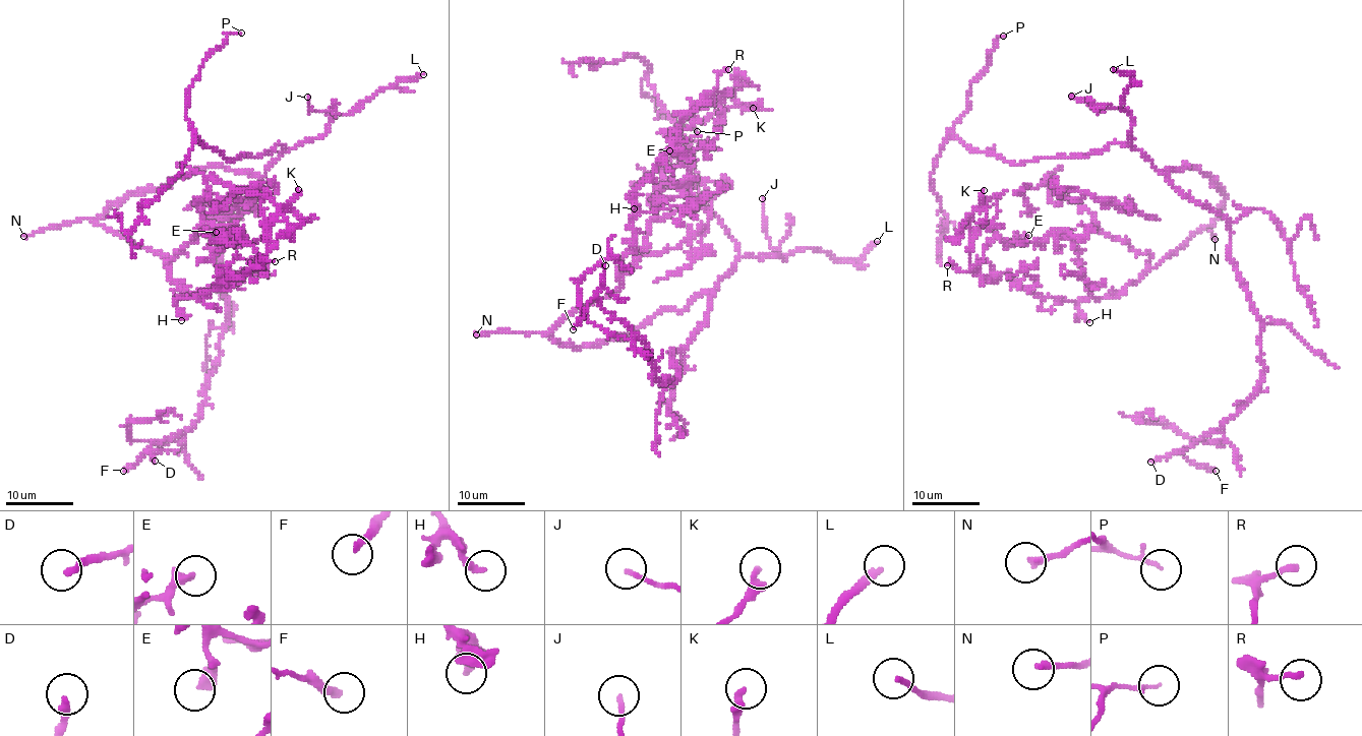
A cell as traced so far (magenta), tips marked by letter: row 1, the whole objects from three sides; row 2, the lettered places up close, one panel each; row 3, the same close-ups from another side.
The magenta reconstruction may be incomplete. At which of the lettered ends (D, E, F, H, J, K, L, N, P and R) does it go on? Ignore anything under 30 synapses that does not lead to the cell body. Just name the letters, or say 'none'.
D, L, N

